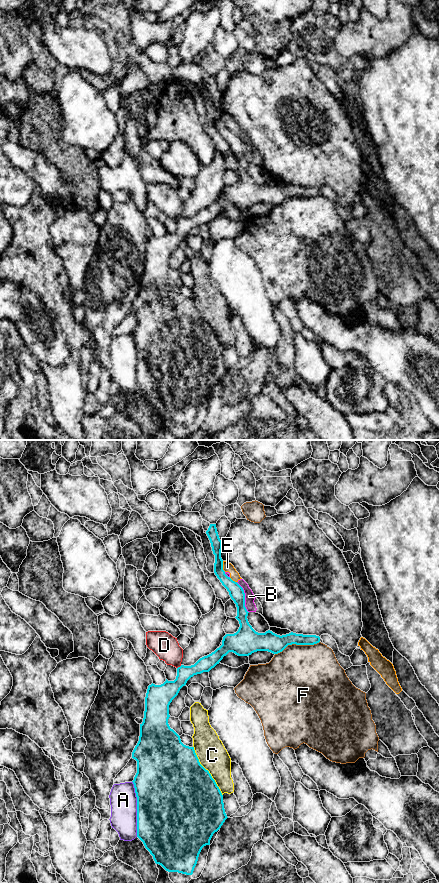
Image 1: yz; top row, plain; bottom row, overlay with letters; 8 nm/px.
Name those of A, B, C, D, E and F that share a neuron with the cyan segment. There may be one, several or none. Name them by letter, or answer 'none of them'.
none of them

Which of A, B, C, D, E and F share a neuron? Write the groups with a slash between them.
A / B E / C / D / F

